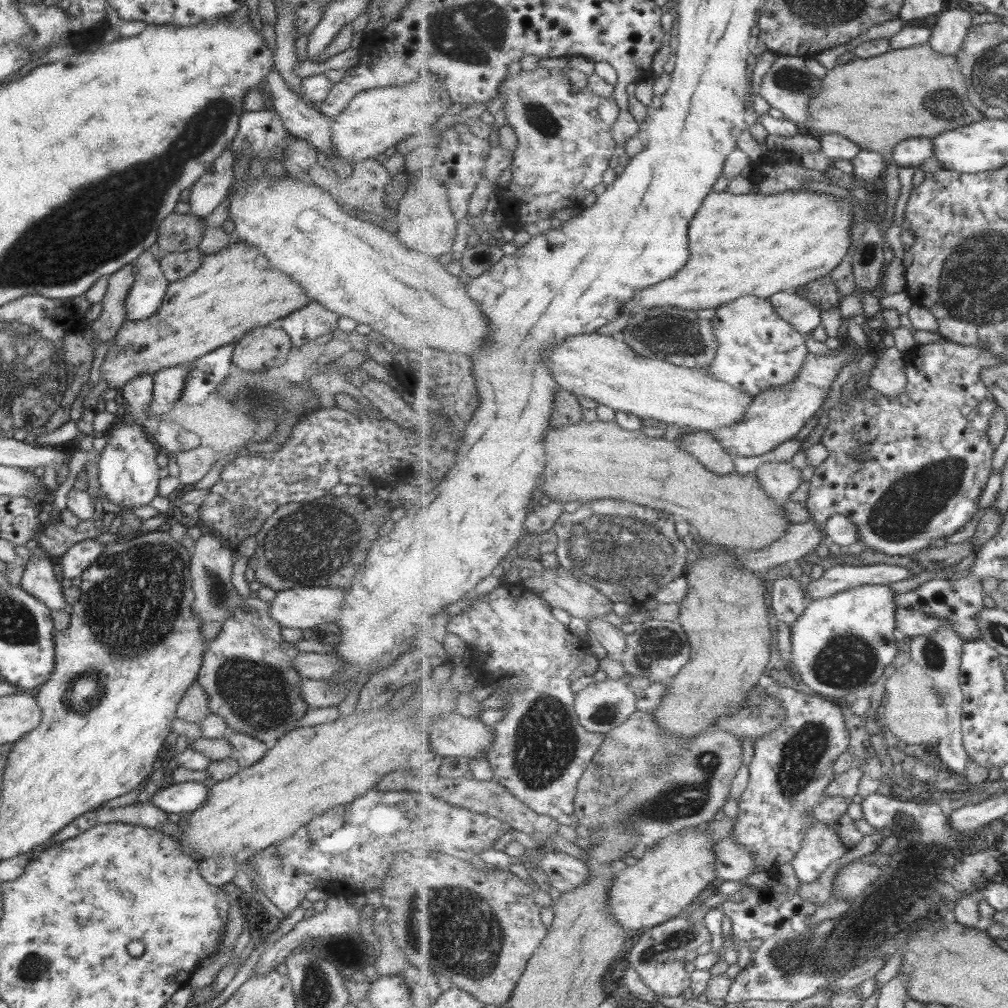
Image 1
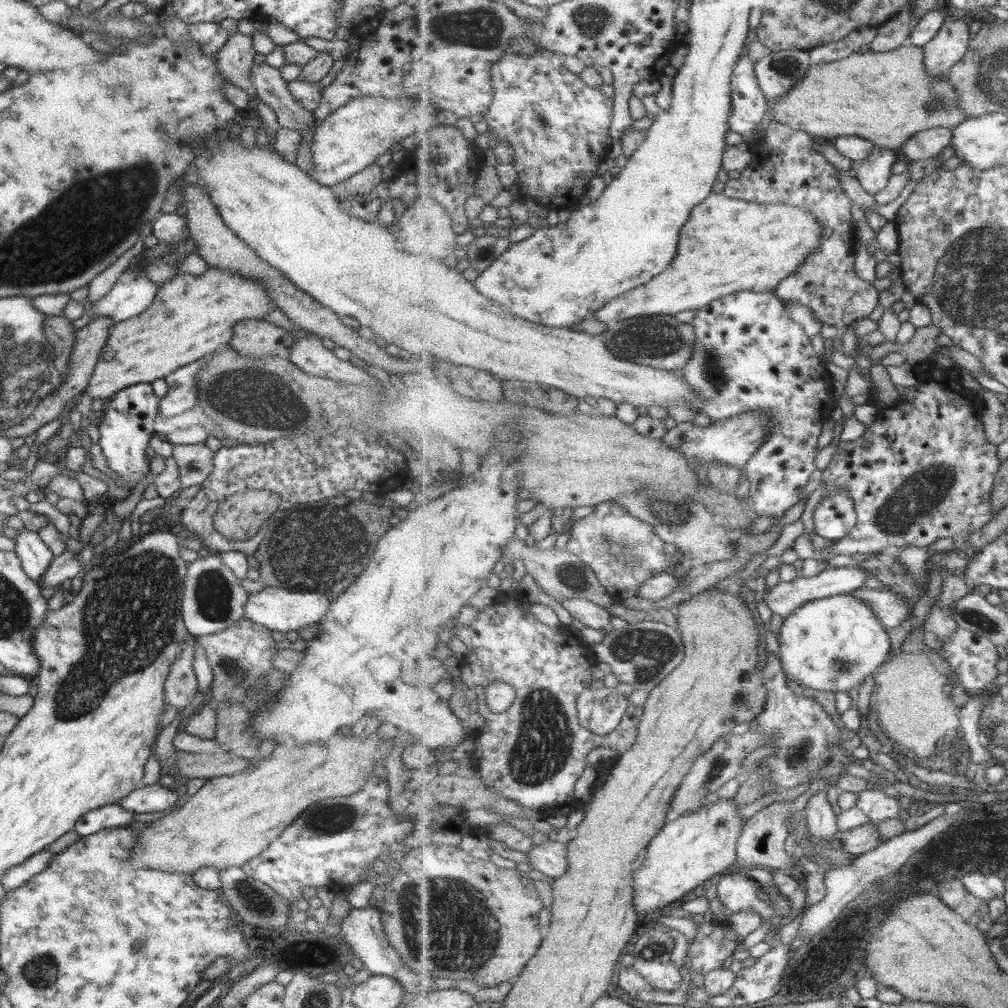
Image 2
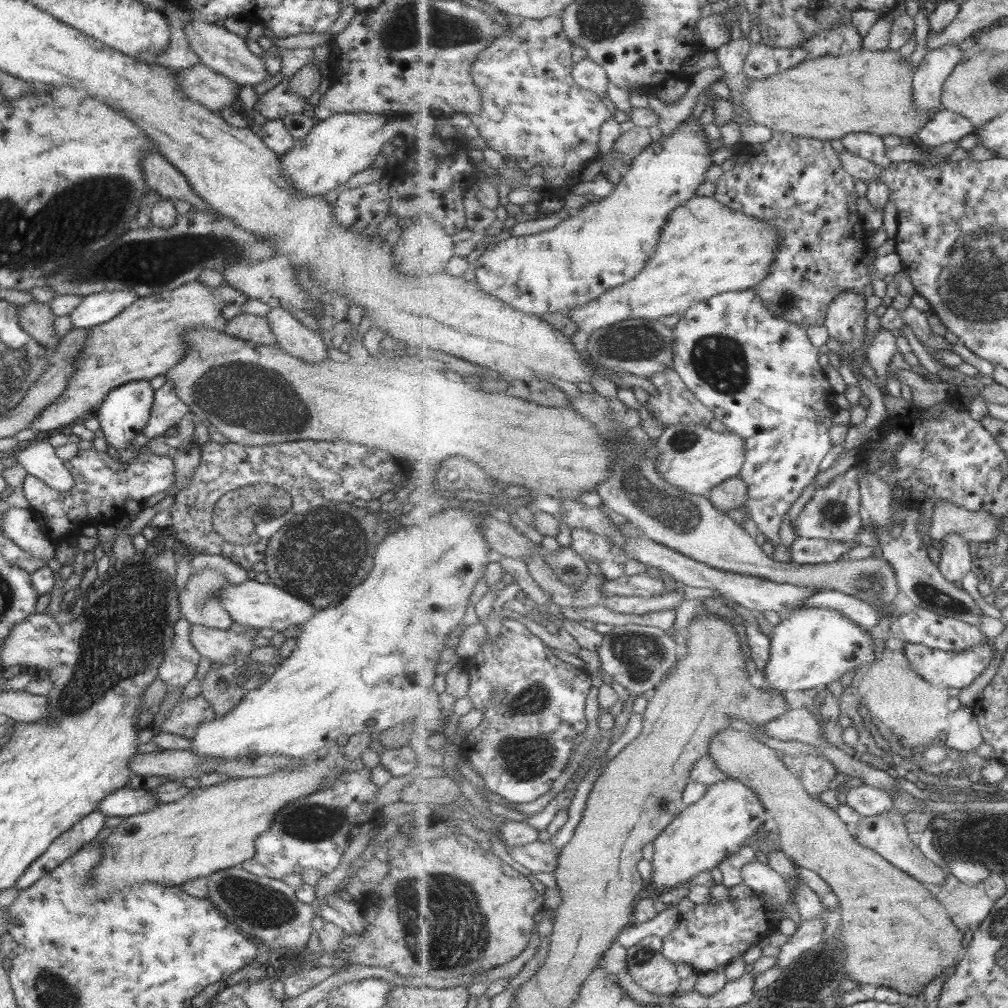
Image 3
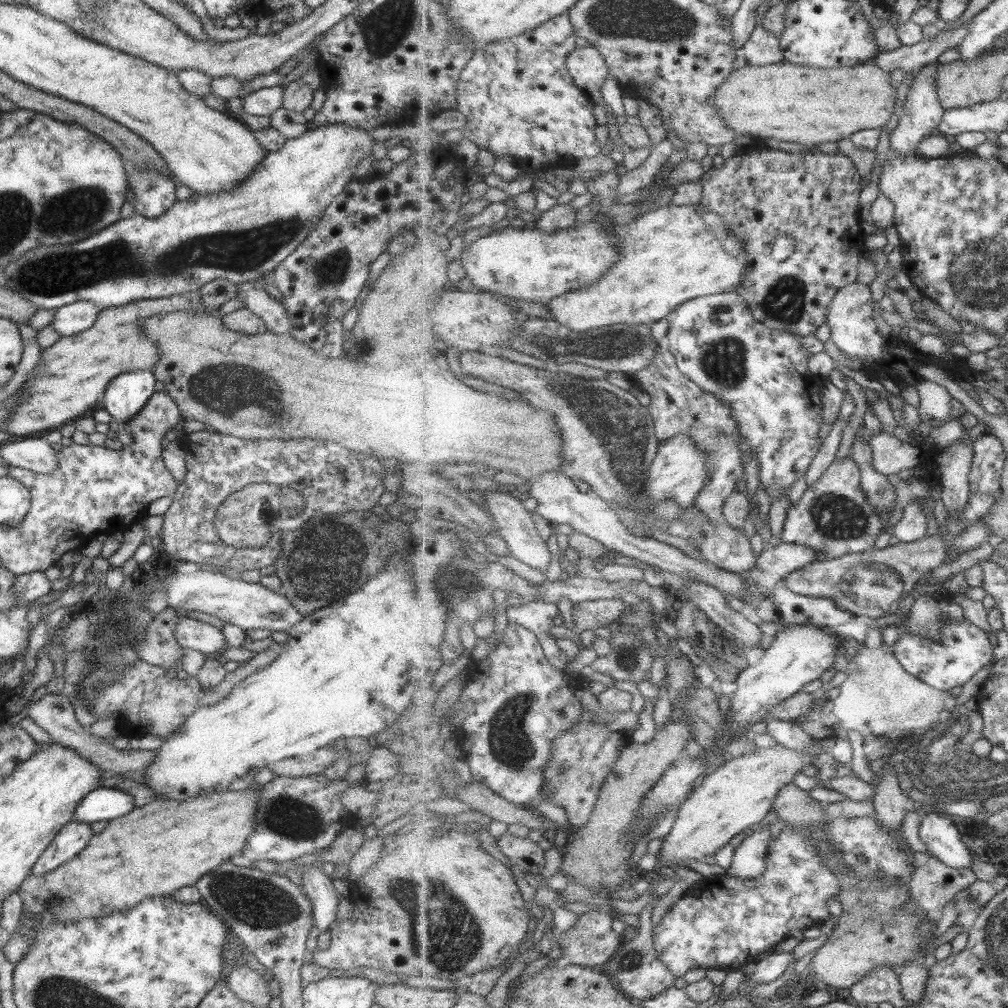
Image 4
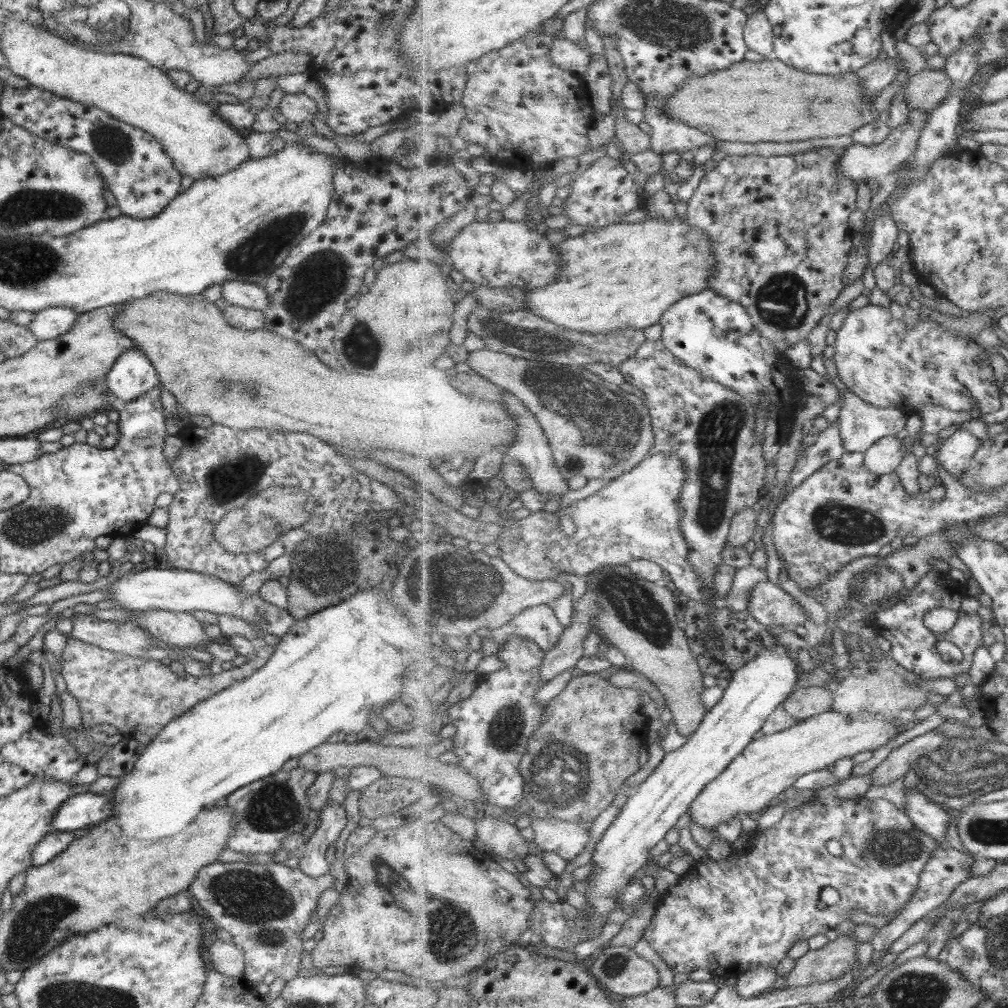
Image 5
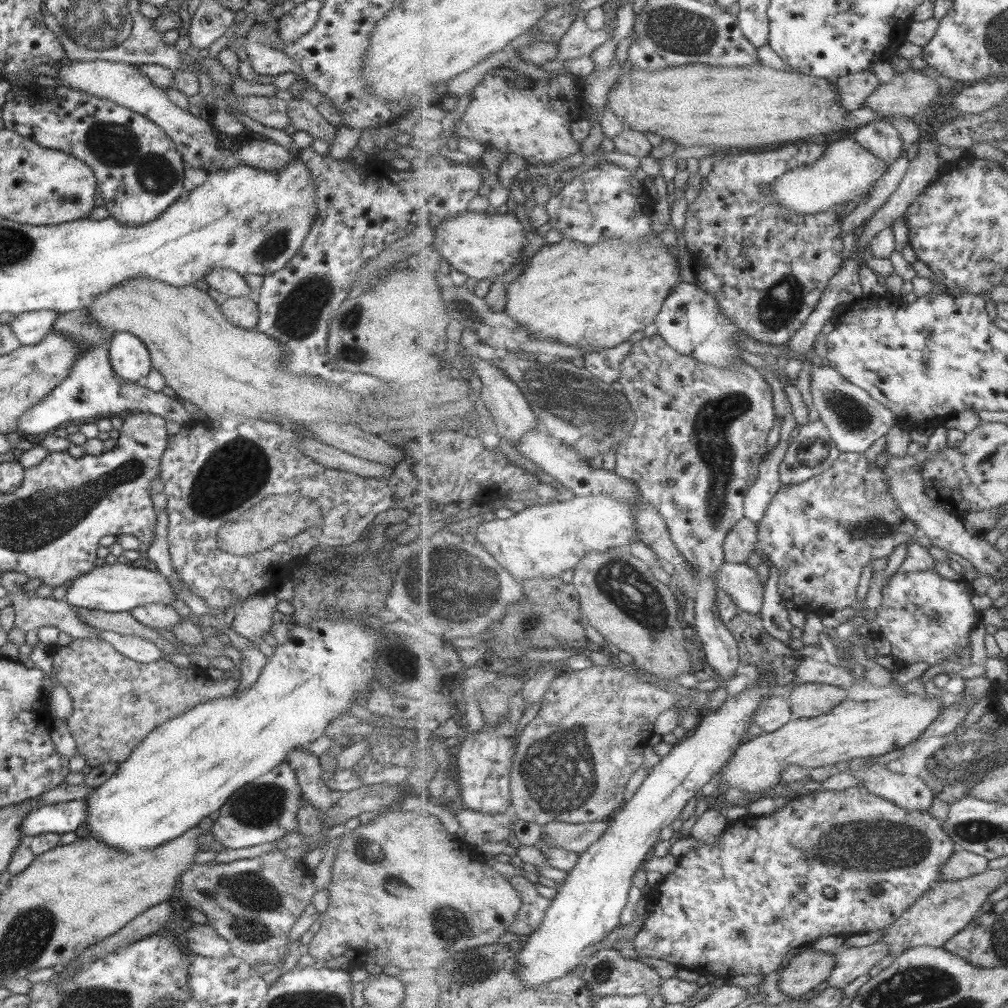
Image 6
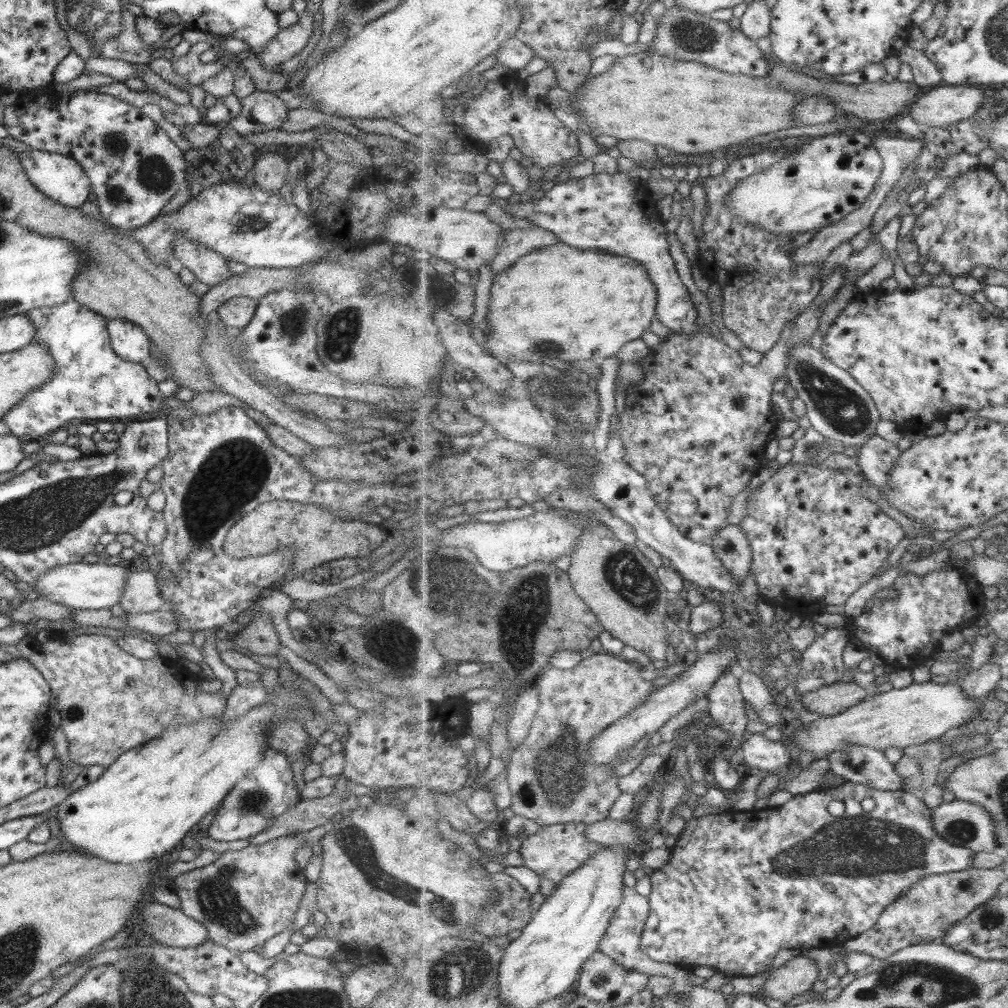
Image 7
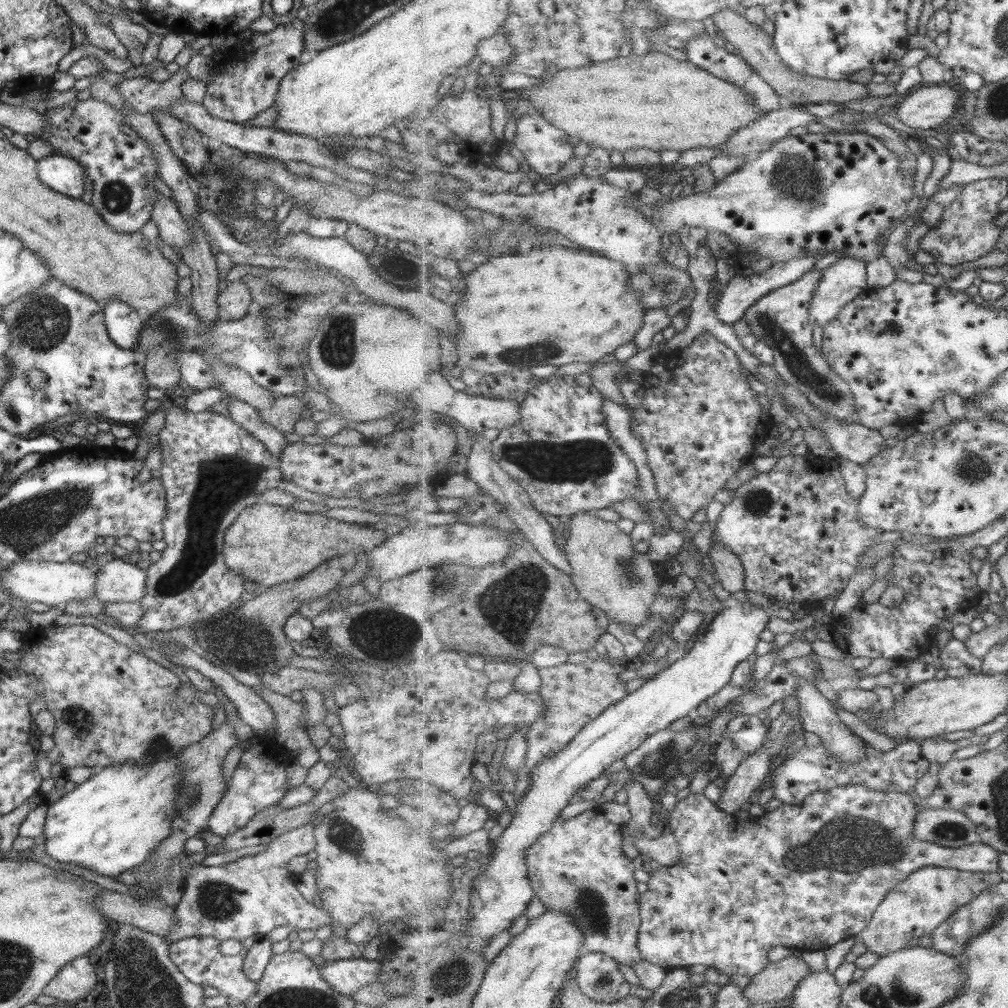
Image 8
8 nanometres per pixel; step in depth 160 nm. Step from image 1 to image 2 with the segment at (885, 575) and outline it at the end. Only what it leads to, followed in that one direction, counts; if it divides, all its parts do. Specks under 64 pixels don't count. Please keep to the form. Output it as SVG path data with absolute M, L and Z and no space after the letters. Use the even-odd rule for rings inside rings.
M855 567L826 568L817 576L806 578L798 574L792 581L785 582L779 580L777 585L772 587L769 591L765 590L766 594L763 596L763 600L771 611L785 619L808 602L840 594L851 595L856 590L863 588L865 582L867 582L865 570L859 570L859 568Z

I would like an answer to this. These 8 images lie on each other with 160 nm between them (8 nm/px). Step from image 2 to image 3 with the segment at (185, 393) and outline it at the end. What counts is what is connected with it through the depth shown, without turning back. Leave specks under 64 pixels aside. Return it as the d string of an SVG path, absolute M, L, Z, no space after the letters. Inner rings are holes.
M166 380L161 388L154 391L150 416L141 434L150 441L153 438L165 436L176 427L181 416L187 412L190 412L189 407L180 401L174 384Z

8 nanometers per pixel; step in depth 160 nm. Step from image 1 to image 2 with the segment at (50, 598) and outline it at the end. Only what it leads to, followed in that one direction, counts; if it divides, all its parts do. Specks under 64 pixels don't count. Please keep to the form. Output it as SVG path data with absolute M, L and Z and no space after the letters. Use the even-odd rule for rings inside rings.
M26 528L19 530L19 534L13 540L14 553L20 561L21 571L27 578L41 586L40 578L45 573L45 569L51 565L53 554L35 531Z

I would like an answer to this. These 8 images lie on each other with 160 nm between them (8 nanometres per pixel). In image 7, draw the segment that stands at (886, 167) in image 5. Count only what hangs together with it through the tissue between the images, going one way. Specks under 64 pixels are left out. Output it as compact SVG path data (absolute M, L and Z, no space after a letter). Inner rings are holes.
M858 130L842 131L837 135L812 138L792 148L783 160L740 182L728 200L728 207L743 220L773 231L776 235L801 234L813 228L825 228L844 219L851 211L861 208L873 192L884 171L884 160L872 137Z

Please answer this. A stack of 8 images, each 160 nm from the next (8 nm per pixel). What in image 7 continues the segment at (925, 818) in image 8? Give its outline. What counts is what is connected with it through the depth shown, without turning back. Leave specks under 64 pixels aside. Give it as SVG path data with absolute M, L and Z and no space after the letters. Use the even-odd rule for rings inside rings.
M954 800L932 810L933 828L950 844L960 845L977 853L1001 851L995 838L995 824L987 810L975 802Z

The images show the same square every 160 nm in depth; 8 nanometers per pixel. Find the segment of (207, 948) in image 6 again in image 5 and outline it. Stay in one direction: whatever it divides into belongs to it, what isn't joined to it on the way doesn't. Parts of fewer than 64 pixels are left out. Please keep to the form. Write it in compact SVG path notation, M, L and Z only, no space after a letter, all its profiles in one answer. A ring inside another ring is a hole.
M215 939L207 950L207 960L211 962L215 971L229 978L244 978L244 958L233 943Z

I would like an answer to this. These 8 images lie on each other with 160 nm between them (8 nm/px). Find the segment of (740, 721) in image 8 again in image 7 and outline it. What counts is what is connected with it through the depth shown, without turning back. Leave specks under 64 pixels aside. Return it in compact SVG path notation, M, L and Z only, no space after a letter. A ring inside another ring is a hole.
M762 732L751 734L741 748L745 767L751 766L757 772L778 773L791 762L787 745L765 738Z

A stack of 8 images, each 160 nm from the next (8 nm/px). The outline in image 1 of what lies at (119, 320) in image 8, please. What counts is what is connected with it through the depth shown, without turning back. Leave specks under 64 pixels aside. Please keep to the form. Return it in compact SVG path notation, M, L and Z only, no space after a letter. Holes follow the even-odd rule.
M152 375L133 377L122 386L122 396L131 411L121 412L122 418L117 419L114 422L115 428L105 435L106 447L94 457L98 464L100 494L105 494L105 498L113 506L131 510L145 504L149 505L151 500L157 498L158 482L163 474L161 463L155 463L160 450L148 441L148 434L142 427L142 422L149 419L147 407L152 397Z

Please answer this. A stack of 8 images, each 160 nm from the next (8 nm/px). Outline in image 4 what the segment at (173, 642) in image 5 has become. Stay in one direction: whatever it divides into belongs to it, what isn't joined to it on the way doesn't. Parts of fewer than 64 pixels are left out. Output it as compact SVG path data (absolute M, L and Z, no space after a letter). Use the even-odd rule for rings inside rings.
M182 615L173 636L184 649L197 650L209 657L217 650L227 647L223 633L215 626Z

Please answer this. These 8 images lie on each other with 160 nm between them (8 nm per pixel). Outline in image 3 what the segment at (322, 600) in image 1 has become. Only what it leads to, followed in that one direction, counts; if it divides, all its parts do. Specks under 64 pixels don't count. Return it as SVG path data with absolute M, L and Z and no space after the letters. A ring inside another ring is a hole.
M246 580L239 585L228 583L220 592L220 599L233 623L257 630L270 628L276 632L289 626L299 626L307 622L317 611L314 606L307 604L307 601L291 596L270 582L259 583L255 580Z

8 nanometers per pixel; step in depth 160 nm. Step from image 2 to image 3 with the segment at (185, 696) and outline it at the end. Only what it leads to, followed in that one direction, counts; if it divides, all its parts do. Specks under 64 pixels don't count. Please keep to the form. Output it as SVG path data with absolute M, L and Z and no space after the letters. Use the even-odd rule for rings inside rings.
M180 616L174 624L173 638L168 652L158 666L158 678L163 681L166 692L181 688L193 680L200 654L189 640L190 624Z

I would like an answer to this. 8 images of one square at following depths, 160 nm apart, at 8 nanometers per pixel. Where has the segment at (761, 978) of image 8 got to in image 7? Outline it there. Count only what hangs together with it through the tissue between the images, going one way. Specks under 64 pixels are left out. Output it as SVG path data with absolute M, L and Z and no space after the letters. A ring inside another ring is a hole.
M797 955L771 973L764 984L764 992L770 998L783 1003L805 994L819 978L819 966L813 958Z

